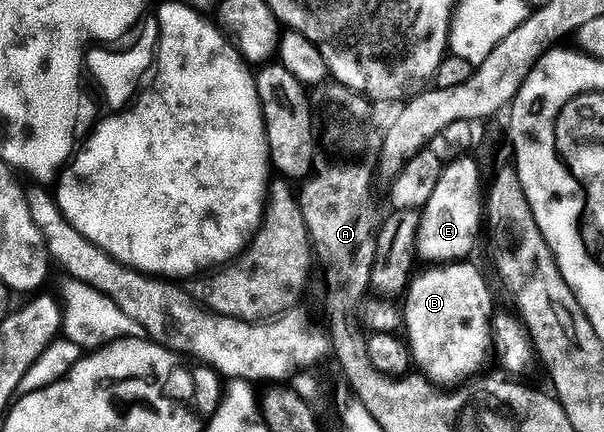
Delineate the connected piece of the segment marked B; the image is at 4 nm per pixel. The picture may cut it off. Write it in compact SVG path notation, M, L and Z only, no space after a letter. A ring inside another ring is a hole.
M457 260L455 262L446 262L443 264L432 264L421 272L413 273L407 290L403 291L402 299L402 326L406 331L408 329L407 341L410 343L410 358L413 363L416 362L418 365L419 373L423 374L424 377L432 379L437 384L459 384L465 380L471 379L473 375L477 373L476 370L484 362L484 342L486 346L486 339L490 334L490 323L492 315L494 313L494 307L492 307L492 294L488 291L488 282L484 279L484 274L479 270L478 267L472 263L472 260Z

